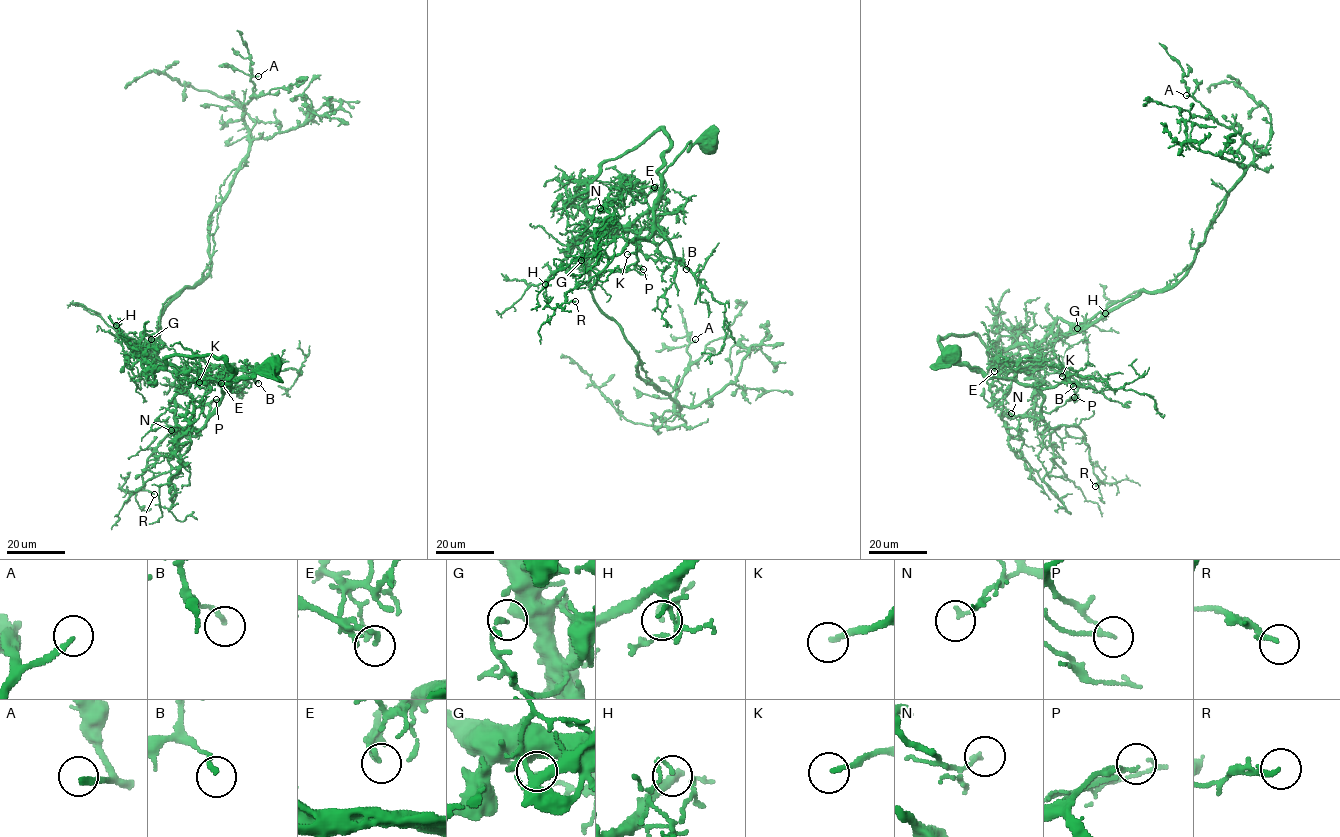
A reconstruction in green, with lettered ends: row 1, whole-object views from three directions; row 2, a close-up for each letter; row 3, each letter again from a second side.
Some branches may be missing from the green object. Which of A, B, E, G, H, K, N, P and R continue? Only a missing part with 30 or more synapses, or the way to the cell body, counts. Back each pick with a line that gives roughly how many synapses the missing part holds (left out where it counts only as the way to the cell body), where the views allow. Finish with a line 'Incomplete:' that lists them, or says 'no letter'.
A: about 35 synapses
K: about 45 synapses
Incomplete: A, K

